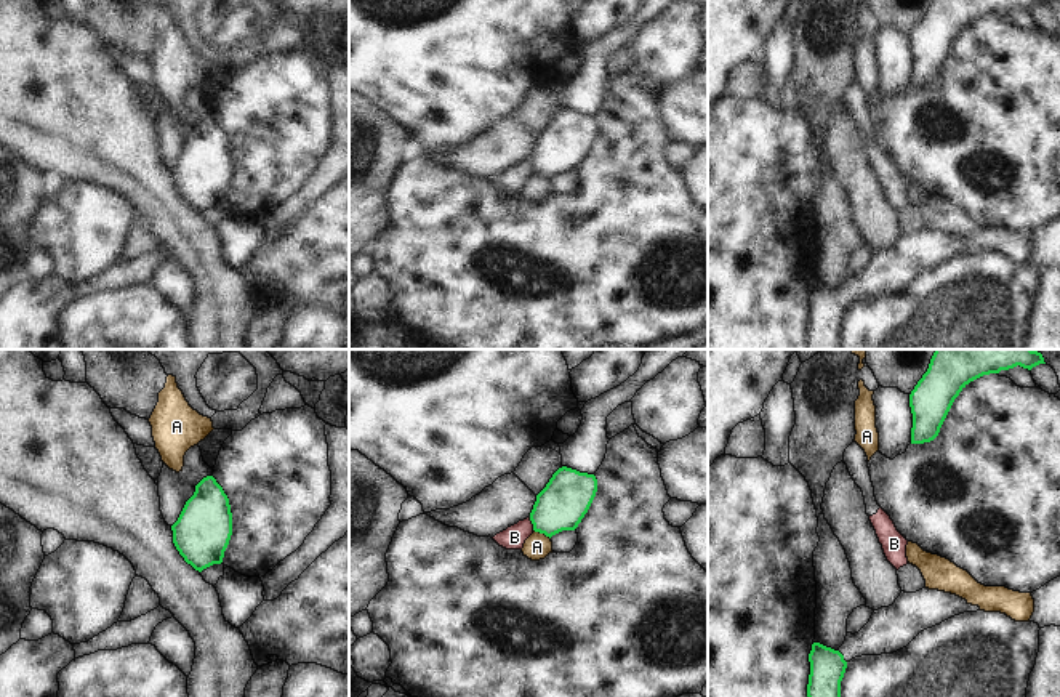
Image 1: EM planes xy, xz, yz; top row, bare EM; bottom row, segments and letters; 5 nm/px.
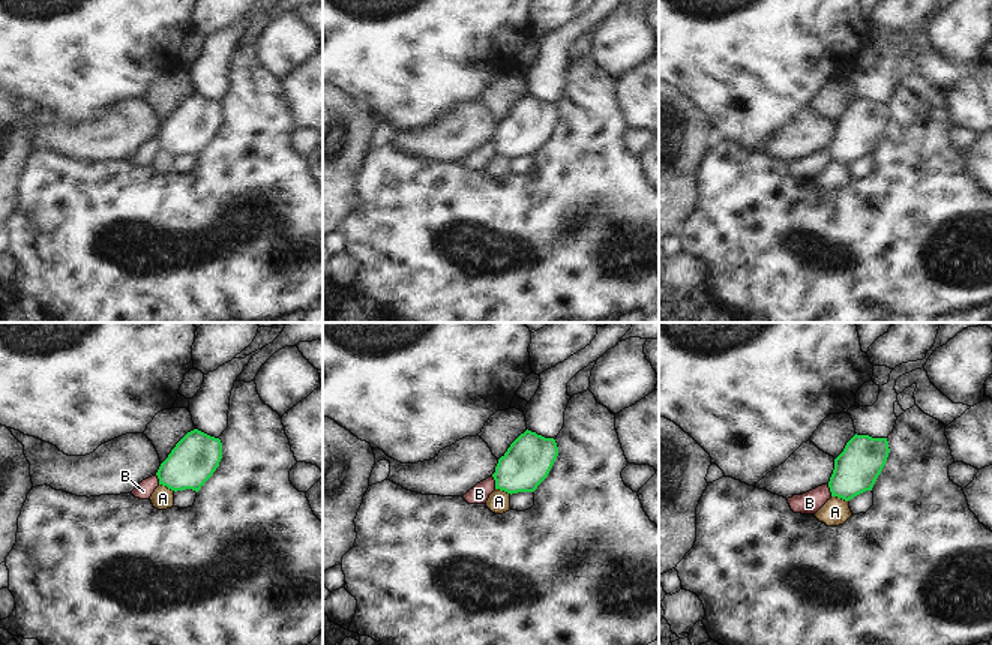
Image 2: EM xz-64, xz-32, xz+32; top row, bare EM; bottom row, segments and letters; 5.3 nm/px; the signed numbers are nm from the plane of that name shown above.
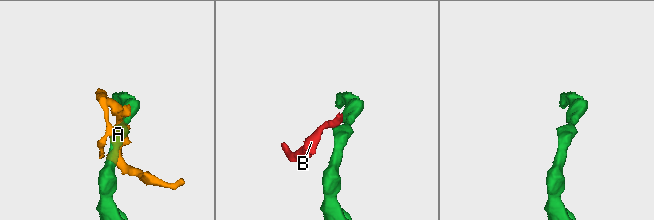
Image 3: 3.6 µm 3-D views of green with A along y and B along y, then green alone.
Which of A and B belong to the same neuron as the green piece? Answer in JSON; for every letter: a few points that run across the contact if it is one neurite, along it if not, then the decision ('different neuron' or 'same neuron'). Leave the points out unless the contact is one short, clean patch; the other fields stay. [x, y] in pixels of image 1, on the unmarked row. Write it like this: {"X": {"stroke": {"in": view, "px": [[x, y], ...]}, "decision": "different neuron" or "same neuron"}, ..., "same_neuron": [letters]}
{"A": {"decision": "different neuron"}, "B": {"stroke": {"in": "xz", "px": [[529, 159], [534, 170]]}, "decision": "different neuron"}, "same_neuron": []}

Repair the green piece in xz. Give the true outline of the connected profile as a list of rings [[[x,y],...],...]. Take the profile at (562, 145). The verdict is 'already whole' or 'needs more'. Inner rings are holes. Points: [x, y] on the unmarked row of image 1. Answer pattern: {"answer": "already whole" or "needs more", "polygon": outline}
{"answer": "already whole", "polygon": [[[567,107],[559,109],[536,136],[530,154],[533,171],[549,179],[562,171],[575,171],[588,154],[596,133],[594,115]]]}

